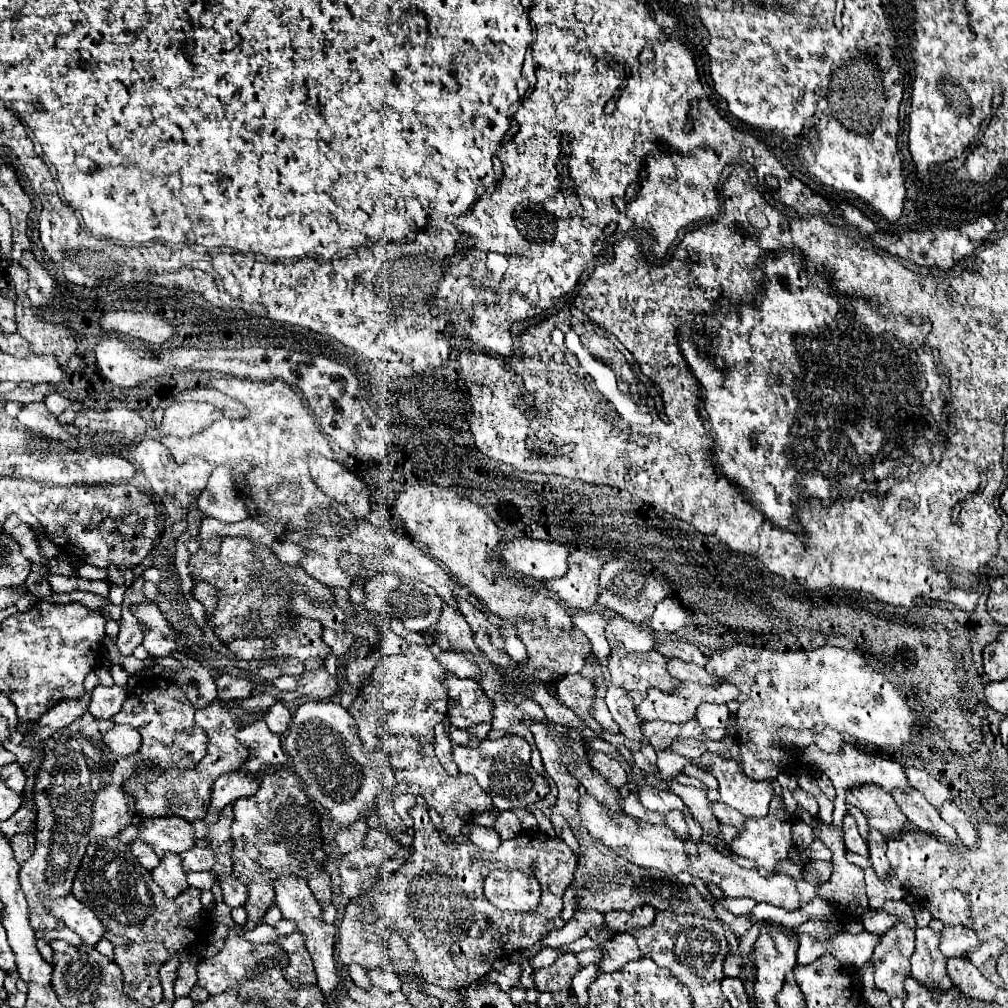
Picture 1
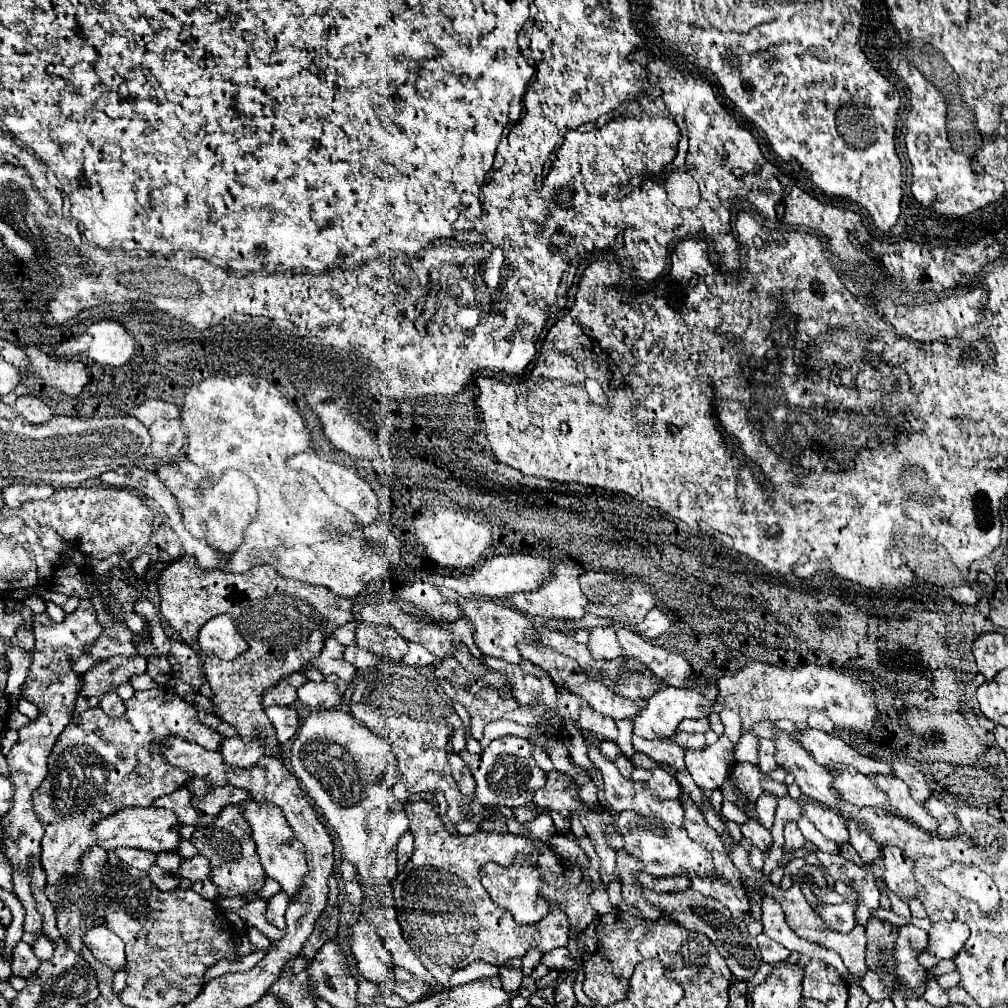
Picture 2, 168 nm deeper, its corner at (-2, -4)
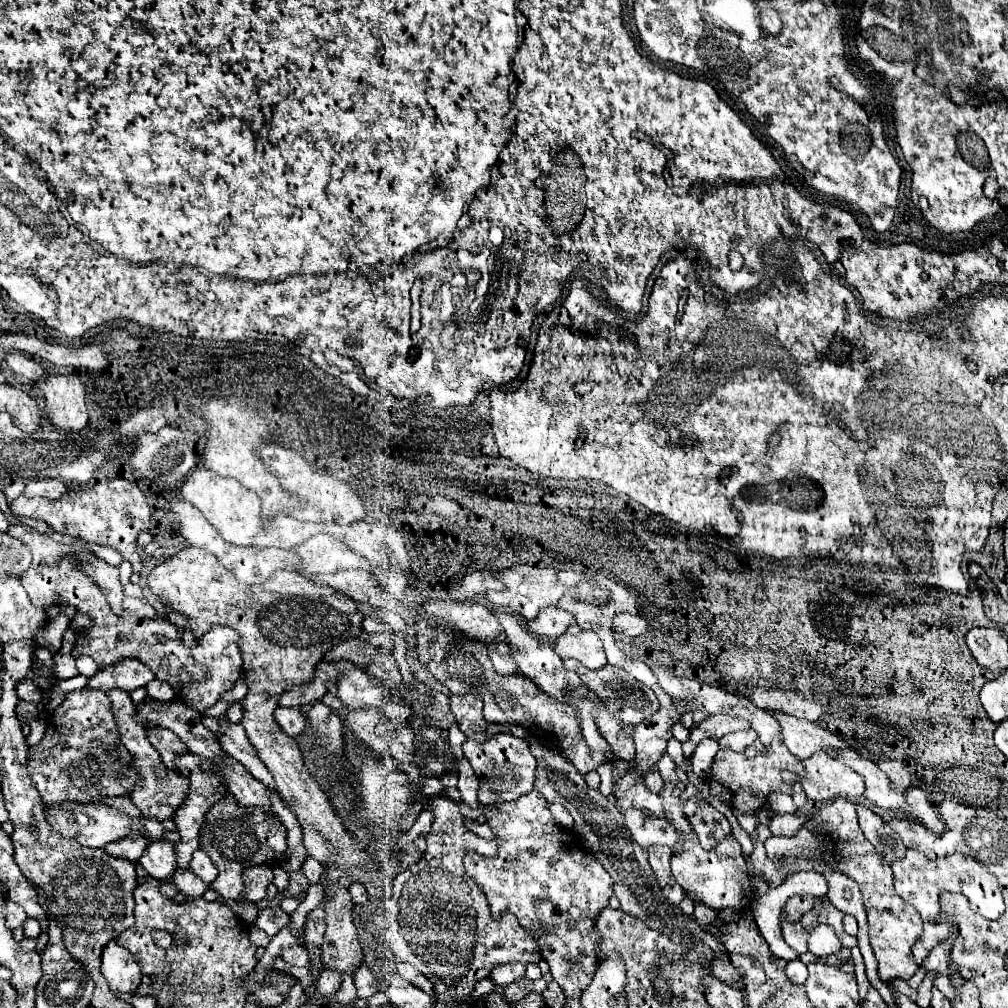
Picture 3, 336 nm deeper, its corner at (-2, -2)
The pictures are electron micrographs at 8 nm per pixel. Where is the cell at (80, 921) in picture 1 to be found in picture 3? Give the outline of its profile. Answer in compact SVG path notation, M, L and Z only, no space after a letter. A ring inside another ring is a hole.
M110 941L104 947L100 973L106 977L110 991L116 995L134 995L142 981L142 969L136 957L116 941Z

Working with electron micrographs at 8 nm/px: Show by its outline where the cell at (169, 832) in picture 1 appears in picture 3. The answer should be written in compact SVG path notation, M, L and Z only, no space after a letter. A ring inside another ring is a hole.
M98 801L96 803L60 803L60 805L52 805L52 807L44 807L44 815L46 815L46 821L52 825L52 829L56 829L62 837L74 839L84 847L104 847L110 841L128 837L132 831L136 831L140 835L144 835L144 831L146 831L150 839L162 839L162 835L164 835L164 827L160 821L144 817L138 823L138 821L132 821L122 811L108 807L104 803L98 803Z

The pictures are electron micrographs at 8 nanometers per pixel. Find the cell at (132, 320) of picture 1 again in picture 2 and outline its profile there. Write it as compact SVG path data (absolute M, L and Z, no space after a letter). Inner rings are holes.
M114 319L96 321L83 335L63 341L62 345L54 349L56 355L67 355L67 359L77 354L84 355L96 363L112 367L124 365L140 349L134 335ZM62 345L67 345L67 352L62 349Z

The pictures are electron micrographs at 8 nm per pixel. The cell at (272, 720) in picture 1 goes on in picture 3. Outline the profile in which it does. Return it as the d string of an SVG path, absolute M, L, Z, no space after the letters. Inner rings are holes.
M276 707L274 717L276 717L278 725L280 725L290 737L300 735L300 731L302 731L302 727L304 727L304 723L306 723L306 719L304 719L304 715L300 713L298 707Z

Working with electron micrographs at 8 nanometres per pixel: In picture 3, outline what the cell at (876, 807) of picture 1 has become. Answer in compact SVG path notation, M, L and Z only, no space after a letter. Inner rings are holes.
M818 751L808 757L804 765L806 779L802 779L802 789L808 799L830 801L834 797L858 799L864 795L864 781L842 761Z

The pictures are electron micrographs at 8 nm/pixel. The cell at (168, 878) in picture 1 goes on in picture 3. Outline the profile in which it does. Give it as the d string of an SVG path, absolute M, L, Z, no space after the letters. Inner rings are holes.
M152 841L146 847L146 851L144 851L144 855L140 857L138 863L148 871L150 877L154 877L158 881L168 879L176 869L174 843L170 843L170 841L160 841L160 843Z

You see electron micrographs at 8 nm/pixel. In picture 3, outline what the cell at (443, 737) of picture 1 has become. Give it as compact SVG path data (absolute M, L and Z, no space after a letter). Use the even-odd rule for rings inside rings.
M460 759L458 761L458 791L460 791L460 799L468 805L468 807L472 807L472 809L476 809L480 803L478 803L478 779L476 779L476 773L472 771L472 767L470 767L470 763L468 763L468 759Z

